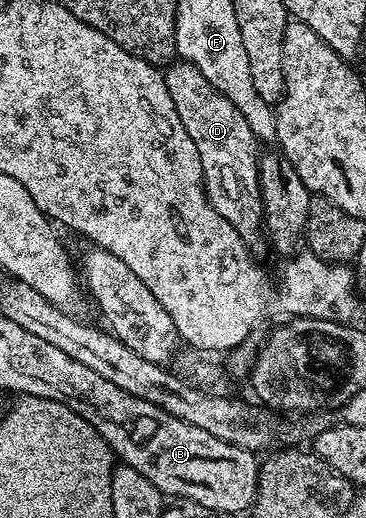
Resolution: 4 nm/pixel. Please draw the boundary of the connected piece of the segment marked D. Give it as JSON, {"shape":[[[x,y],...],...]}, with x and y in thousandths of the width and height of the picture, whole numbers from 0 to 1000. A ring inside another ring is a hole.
{"shape":[[[481,118],[445,139],[475,210],[519,257],[519,272],[541,286],[557,336],[557,376],[568,394],[650,450],[669,469],[697,471],[721,438],[719,384],[710,371],[710,307],[699,299],[705,270],[672,228],[617,187],[590,176],[527,124]]]}

